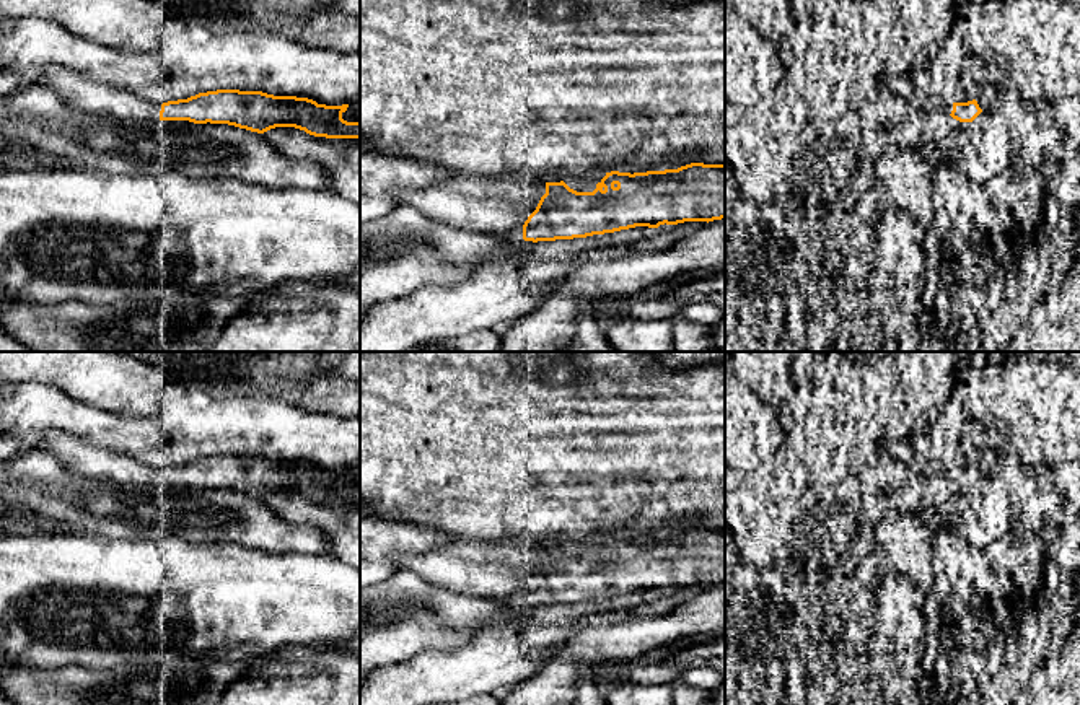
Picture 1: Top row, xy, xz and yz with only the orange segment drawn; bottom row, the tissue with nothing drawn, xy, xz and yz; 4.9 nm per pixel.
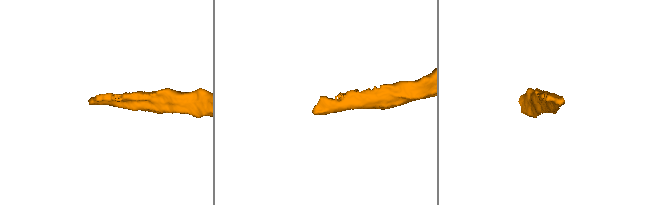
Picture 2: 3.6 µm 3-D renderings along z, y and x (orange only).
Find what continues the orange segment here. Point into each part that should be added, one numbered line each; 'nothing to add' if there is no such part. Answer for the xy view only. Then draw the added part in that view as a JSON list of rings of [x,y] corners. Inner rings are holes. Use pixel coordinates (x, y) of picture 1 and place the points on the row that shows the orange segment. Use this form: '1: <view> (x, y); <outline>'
1: xy (77, 90); [[[49,67],[36,85],[54,90],[68,106],[83,112],[132,120],[160,120],[161,104],[130,91],[99,83],[83,73]]]

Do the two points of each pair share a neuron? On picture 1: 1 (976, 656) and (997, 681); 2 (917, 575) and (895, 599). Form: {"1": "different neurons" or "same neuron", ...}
{"1": "different neurons", "2": "different neurons"}

